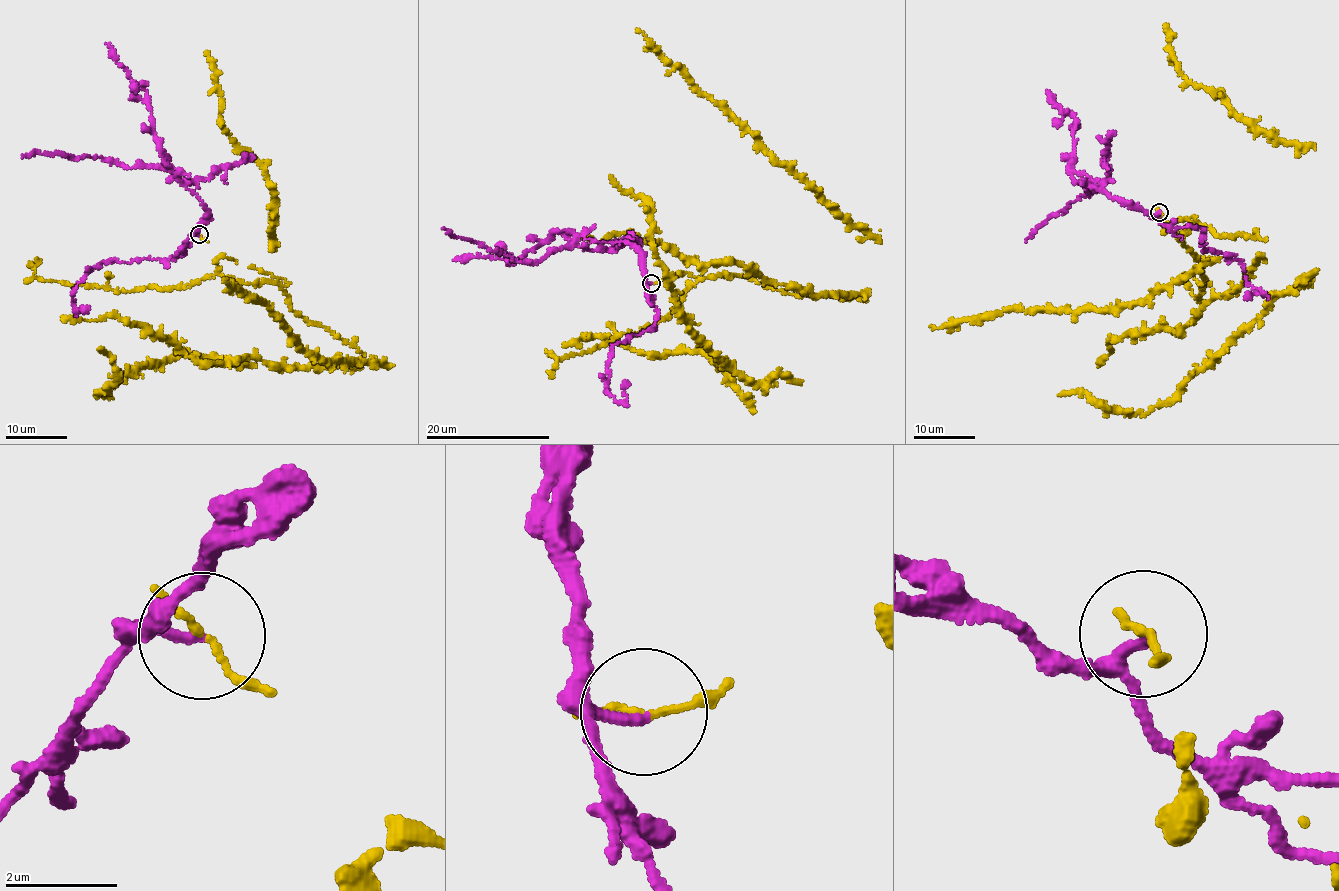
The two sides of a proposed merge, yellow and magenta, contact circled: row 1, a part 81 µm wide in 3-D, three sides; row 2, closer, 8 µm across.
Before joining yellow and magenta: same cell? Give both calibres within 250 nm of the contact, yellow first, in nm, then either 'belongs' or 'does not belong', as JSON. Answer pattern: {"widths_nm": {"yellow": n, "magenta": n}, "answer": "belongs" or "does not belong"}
{"widths_nm": {"yellow": 140, "magenta": 160}, "answer": "does not belong"}

